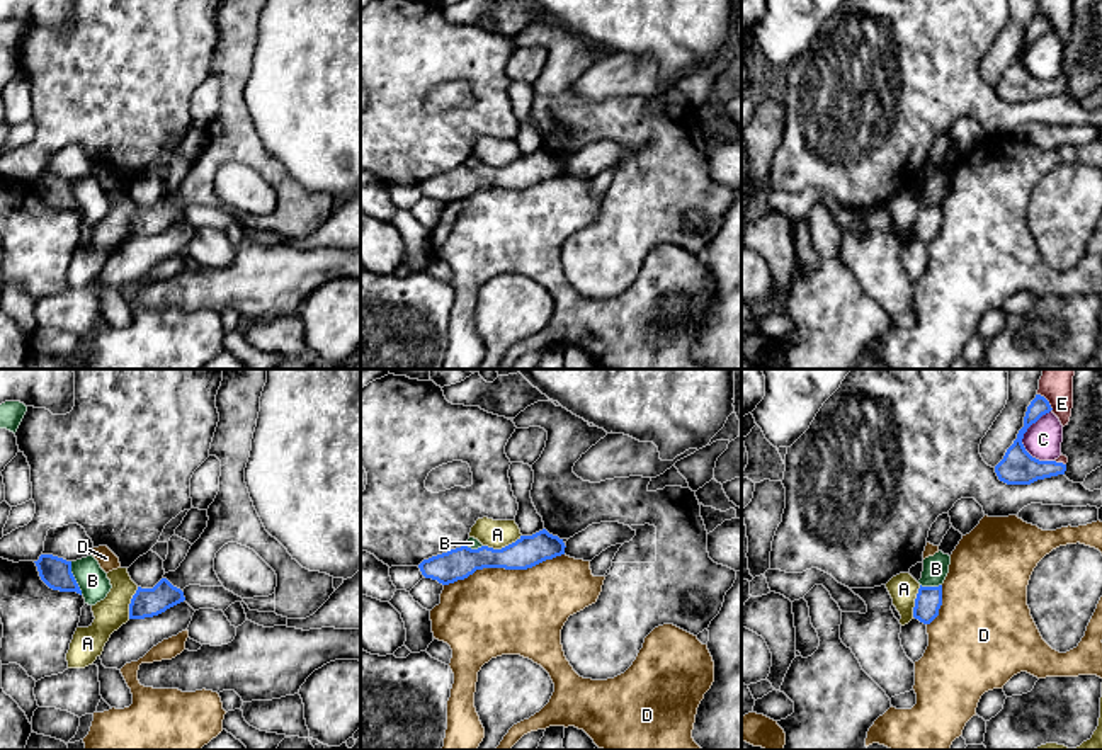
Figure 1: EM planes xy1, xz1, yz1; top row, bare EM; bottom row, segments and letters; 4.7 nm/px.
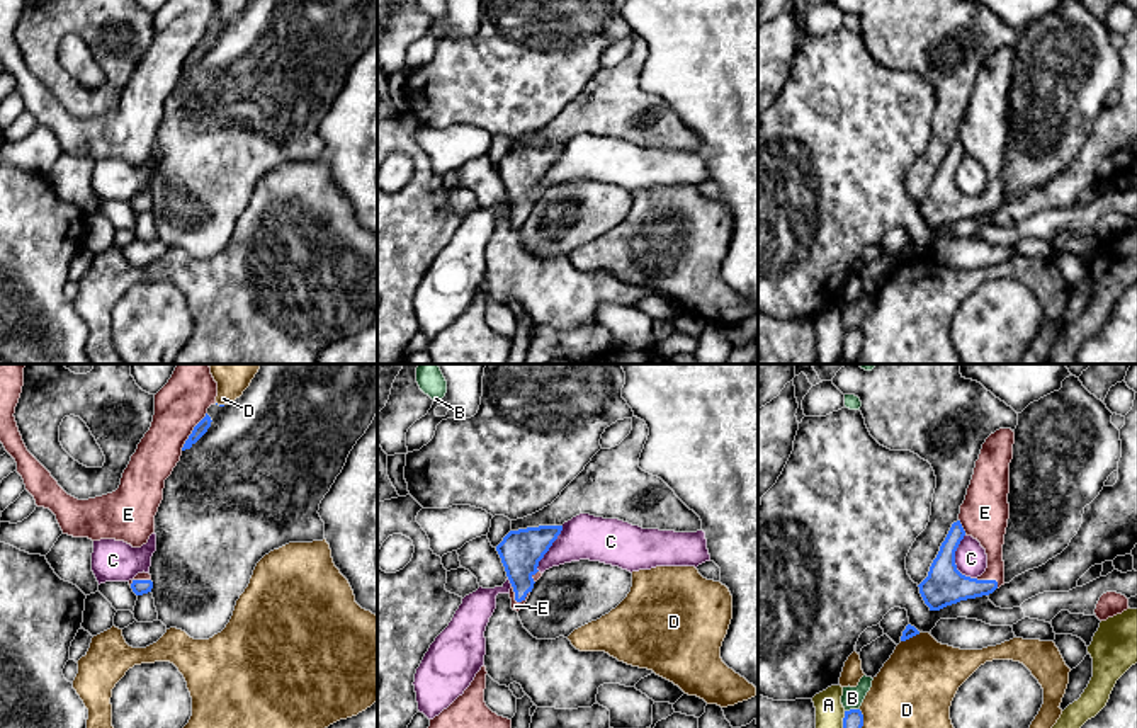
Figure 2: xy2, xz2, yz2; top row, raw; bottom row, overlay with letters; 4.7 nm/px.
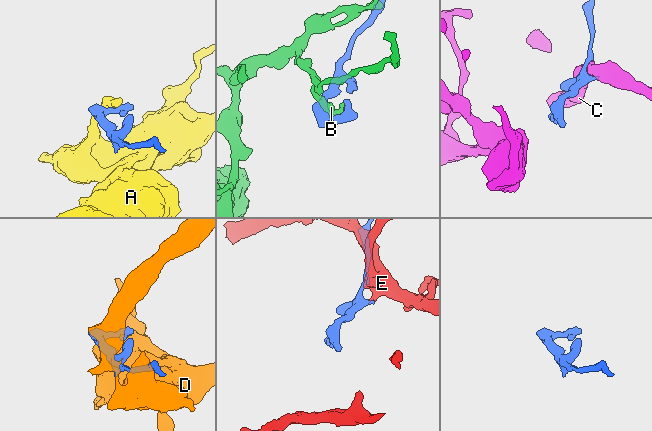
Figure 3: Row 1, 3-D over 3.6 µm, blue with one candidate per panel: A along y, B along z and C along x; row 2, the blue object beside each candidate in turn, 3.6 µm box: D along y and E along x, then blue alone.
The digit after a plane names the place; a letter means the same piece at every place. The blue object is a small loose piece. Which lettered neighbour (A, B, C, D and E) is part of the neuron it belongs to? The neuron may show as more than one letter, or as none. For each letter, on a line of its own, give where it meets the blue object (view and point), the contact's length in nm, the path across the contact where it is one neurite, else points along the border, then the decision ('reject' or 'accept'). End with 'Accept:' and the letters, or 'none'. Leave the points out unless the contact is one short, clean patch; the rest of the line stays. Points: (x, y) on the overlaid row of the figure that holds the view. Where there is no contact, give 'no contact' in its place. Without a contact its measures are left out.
A: meets blue in xz1 at (502, 548); contact 190 nm long; border along xz1 (521, 534), (500, 548), (483, 546); reject
B: meets blue in xy1 at (73, 579); contact 170 nm long; border along xy1 (70, 562), (70, 572), (82, 594); reject
C: meets blue in yz1 at (1022, 436); contact 260 nm long; reject
D: meets blue in xz1 at (504, 567); contact 600 nm long; reject
E: meets blue in xy2 at (192, 431); contact 220 nm long; accept
Accept: E

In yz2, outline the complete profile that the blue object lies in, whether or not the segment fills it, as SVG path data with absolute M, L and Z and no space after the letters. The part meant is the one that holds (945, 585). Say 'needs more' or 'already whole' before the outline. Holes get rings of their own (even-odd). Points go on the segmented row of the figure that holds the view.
needs more; M1011 429L996 430L982 444L959 520L952 524L928 577L918 585L930 611L989 595L1004 585L1003 544L1010 519L1013 444ZM965 534L977 539L987 555L987 568L977 578L962 575L955 565L955 551Z

